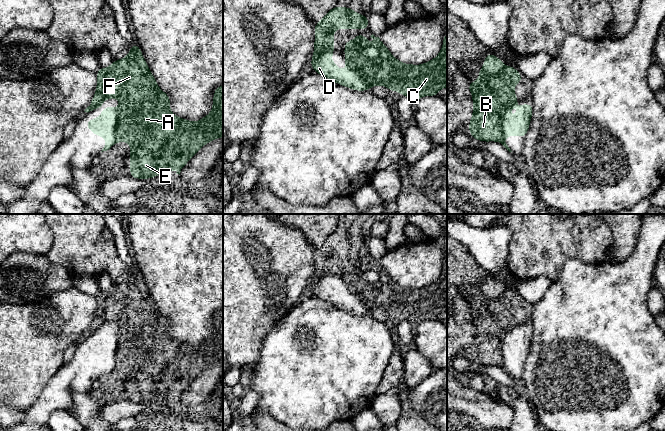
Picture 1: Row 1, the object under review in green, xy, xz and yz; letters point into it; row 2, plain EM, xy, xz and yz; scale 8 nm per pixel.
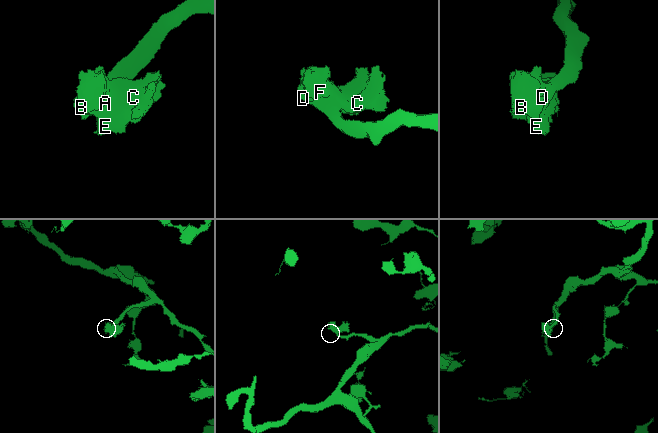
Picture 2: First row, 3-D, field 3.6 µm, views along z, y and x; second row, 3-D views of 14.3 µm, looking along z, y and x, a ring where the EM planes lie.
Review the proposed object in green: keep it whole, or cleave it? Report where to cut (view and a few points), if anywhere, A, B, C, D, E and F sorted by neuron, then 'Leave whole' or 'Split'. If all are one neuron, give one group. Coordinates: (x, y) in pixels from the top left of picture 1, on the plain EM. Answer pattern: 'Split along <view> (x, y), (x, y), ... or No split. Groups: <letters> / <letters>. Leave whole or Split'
No split. Groups: A B C D E F. Leave whole

